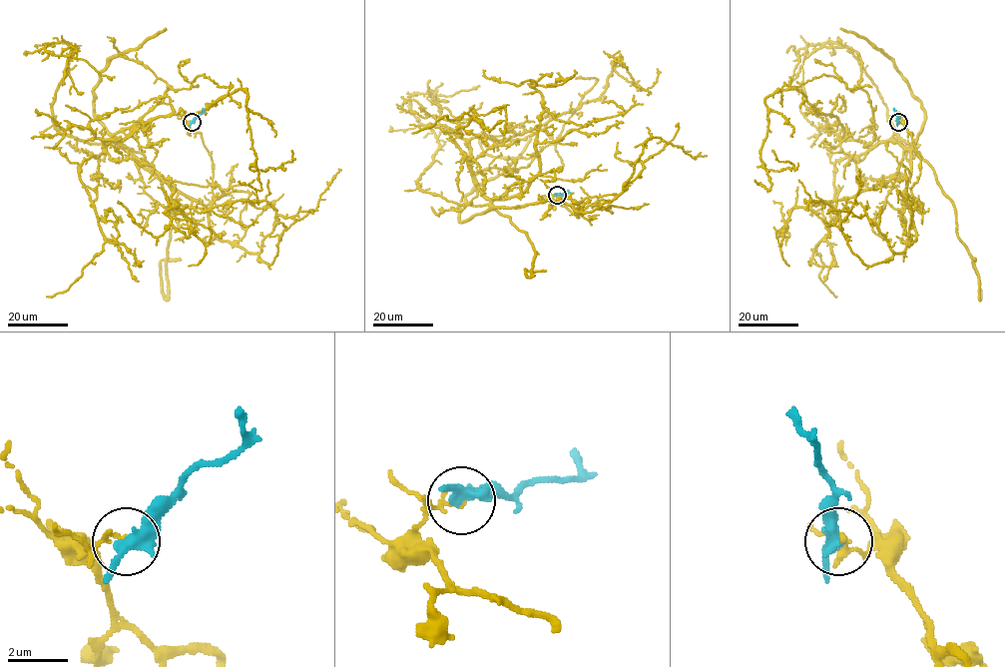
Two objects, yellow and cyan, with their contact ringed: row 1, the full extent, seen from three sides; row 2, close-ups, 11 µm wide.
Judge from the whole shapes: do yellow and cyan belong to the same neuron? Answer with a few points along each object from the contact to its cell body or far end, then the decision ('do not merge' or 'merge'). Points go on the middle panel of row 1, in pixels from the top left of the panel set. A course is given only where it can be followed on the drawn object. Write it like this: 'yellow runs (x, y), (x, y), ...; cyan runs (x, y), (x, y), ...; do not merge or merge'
yellow runs (556, 196), (577, 218), (550, 201), (494, 207), (469, 141), (595, 100), (619, 57), (646, 90), (657, 68); cyan runs (556, 195), (567, 193), (568, 190); do not merge

